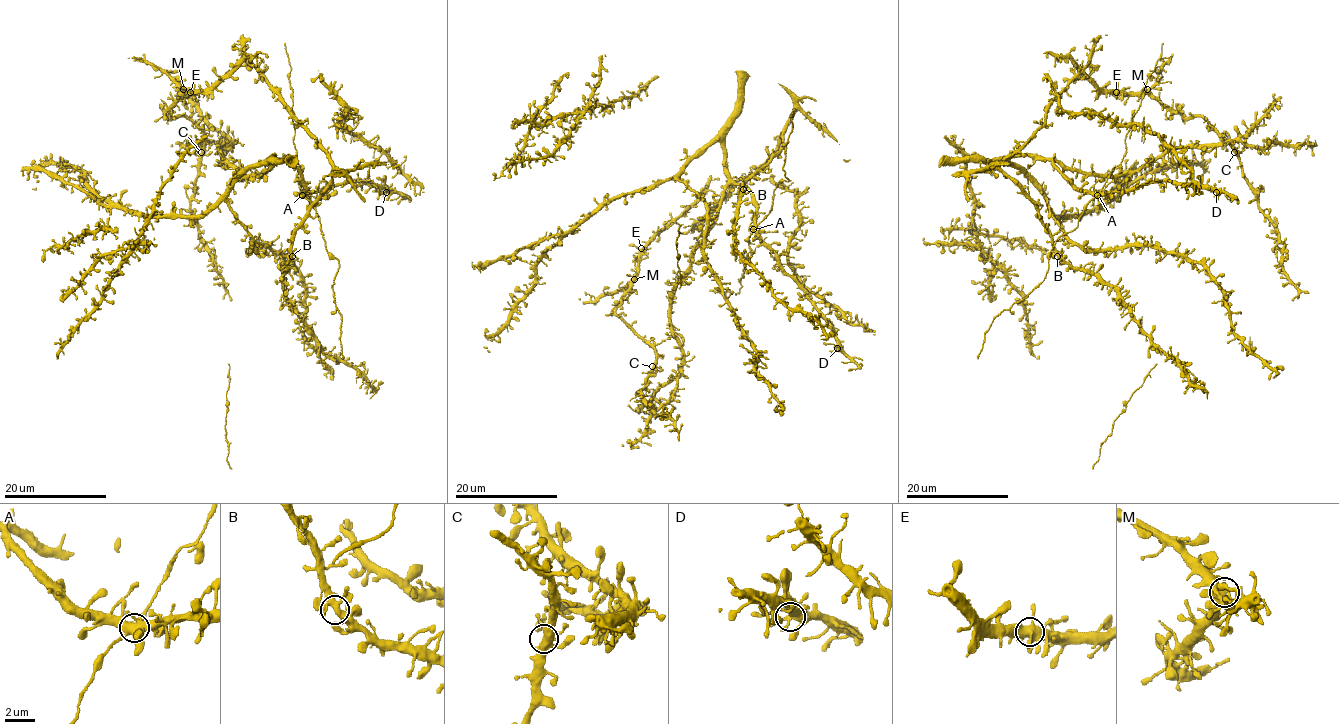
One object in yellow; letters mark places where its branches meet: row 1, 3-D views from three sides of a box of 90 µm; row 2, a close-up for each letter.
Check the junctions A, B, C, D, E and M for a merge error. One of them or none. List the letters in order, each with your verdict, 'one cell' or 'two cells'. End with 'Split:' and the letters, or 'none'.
A: one cell
B: one cell
C: one cell
D: one cell
E: one cell
M: one cell
Split: none

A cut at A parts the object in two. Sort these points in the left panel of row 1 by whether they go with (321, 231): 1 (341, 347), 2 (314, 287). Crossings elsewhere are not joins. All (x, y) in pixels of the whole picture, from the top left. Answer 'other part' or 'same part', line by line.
1: same part
2: other part

